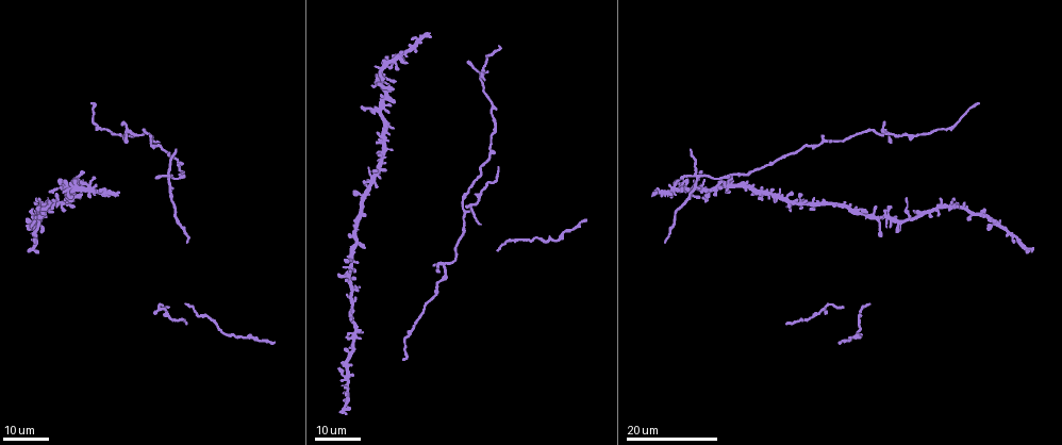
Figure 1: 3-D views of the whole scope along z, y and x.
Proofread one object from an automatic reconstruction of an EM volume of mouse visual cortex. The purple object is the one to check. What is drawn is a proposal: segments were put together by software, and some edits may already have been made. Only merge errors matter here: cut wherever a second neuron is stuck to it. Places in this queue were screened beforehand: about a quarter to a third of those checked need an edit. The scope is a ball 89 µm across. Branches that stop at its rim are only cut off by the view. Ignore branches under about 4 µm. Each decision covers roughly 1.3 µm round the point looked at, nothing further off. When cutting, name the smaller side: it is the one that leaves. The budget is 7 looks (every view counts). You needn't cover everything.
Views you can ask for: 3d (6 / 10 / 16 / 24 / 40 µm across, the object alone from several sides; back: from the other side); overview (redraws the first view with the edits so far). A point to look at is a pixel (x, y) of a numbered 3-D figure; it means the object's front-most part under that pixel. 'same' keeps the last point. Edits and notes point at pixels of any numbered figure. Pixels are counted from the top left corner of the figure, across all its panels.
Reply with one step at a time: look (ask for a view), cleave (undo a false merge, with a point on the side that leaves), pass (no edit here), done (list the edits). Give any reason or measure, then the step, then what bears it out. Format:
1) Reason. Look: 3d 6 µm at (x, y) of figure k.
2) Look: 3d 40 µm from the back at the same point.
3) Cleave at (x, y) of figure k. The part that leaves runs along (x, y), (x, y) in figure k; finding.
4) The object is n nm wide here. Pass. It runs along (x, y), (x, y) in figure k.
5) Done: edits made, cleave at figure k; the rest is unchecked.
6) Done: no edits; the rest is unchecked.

Side arm on a straight run. Look: 3d 24 µm at (463, 215) of figure 1.

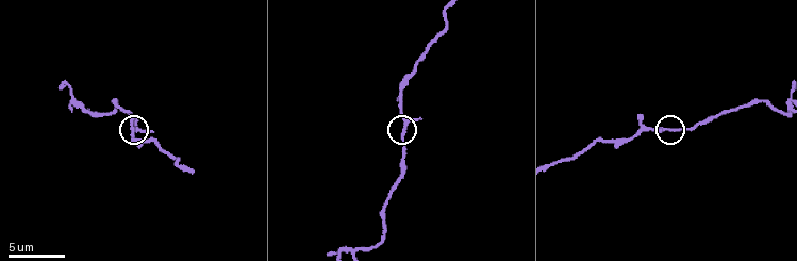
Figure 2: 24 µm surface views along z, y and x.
Closer look. Look: 3d 6 µm at (407, 124) of figure 2.

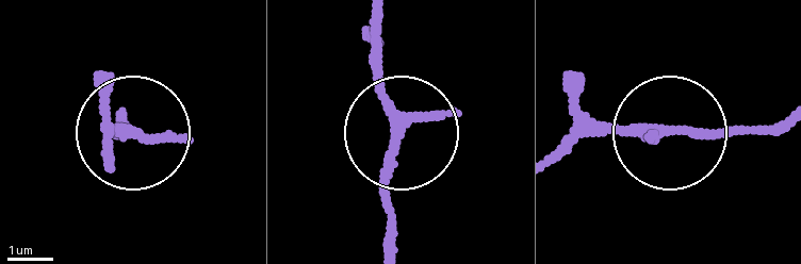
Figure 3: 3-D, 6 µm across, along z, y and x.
The object is 180 nm wide here. Pass. It runs along (377, 25), (377, 82), (401, 138), (389, 249) in figure 3; all the same neuron.

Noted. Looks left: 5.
Four-way junction. Look: 3d 16 µm at (697, 180) of figure 1.

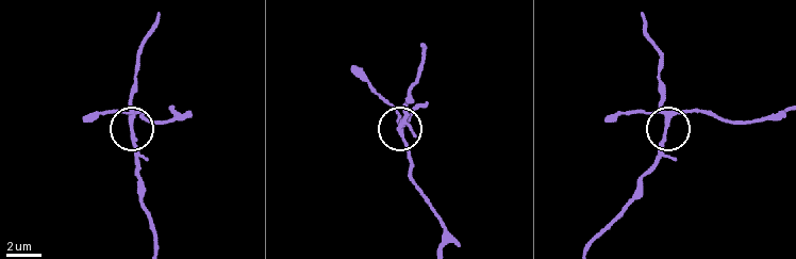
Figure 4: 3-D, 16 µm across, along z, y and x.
Look: 3d 6 µm at (132, 123) of figure 4.

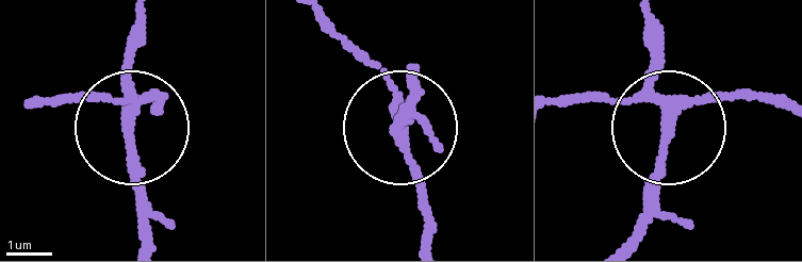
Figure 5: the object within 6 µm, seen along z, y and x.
4 arms meet here. Pass. One neuron here.

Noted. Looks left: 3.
Three arms meet. Look: 3d 10 µm at (86, 110) of figure 2.

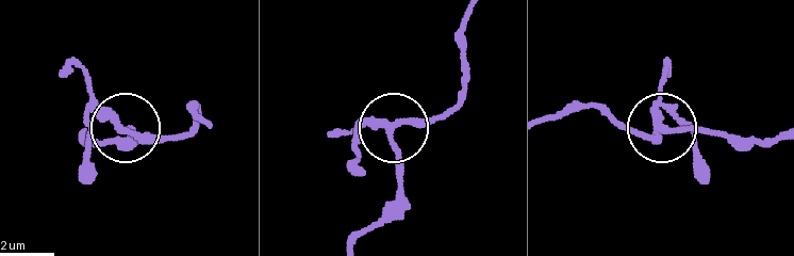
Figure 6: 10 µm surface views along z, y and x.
Look: 3d 10 µm from the back at (122, 127) of figure 6.

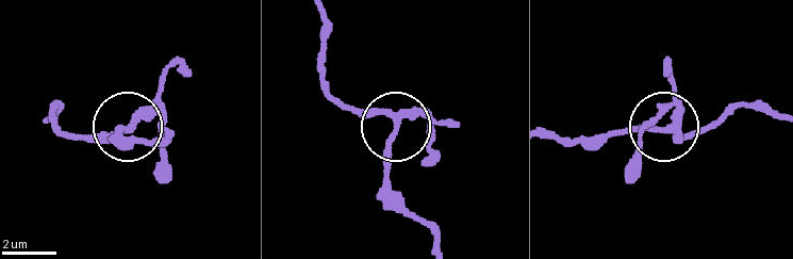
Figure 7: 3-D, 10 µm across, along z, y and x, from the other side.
The object is 240 nm wide here. Pass. It runs along (320, 15), (323, 77), (336, 97), (396, 123), (451, 125) in figure 7; continuous, no second neuron.

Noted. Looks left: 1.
Done: no edits; the rest is unchecked.

